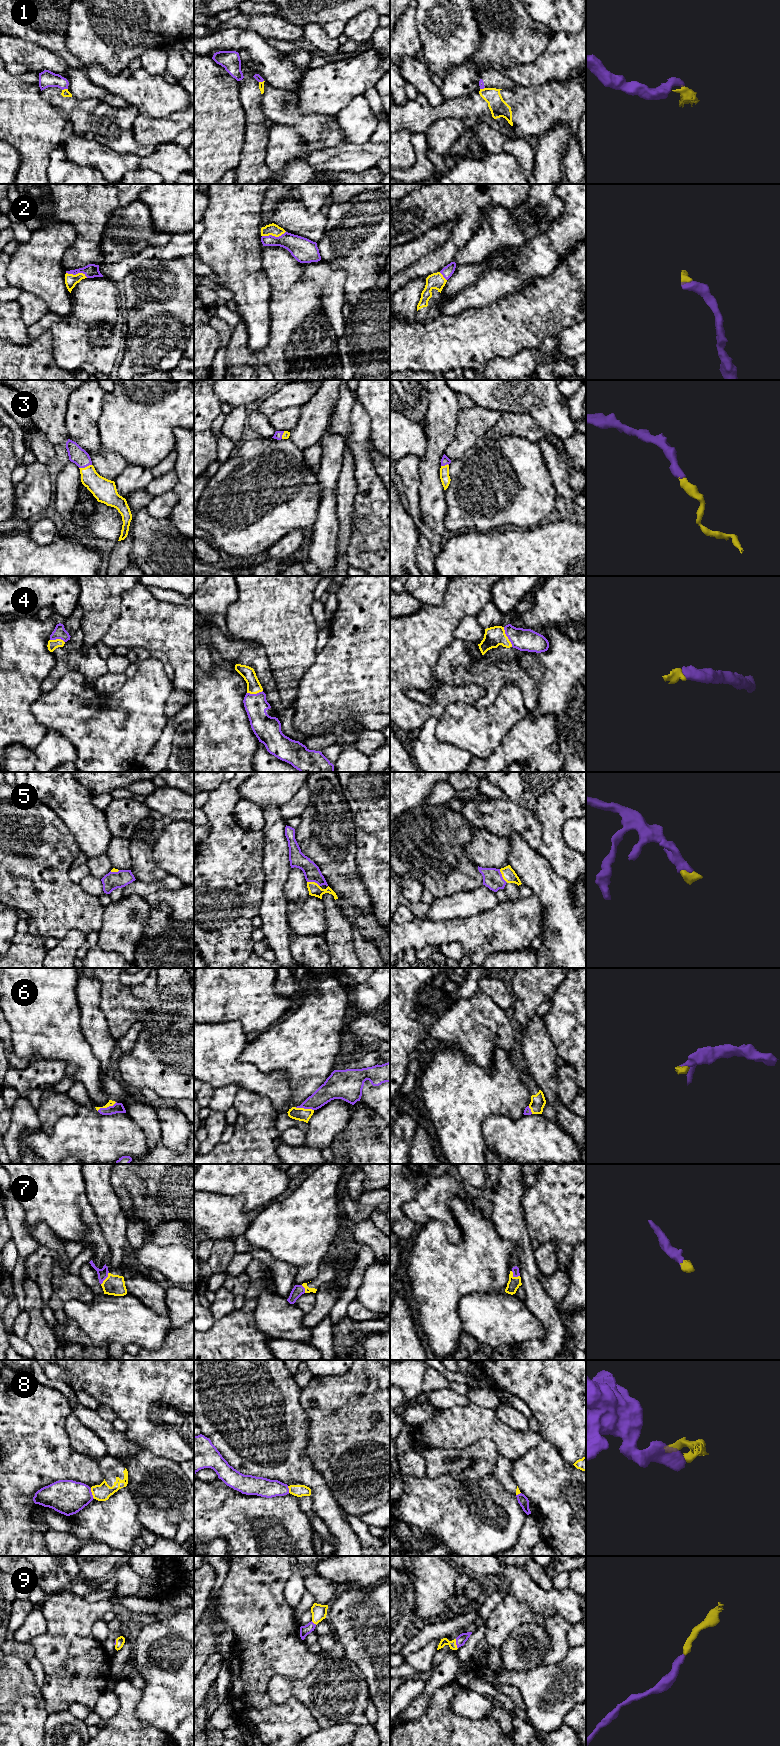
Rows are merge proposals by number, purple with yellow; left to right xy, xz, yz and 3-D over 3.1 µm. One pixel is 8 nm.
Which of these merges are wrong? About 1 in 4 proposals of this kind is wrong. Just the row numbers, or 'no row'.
1, 8

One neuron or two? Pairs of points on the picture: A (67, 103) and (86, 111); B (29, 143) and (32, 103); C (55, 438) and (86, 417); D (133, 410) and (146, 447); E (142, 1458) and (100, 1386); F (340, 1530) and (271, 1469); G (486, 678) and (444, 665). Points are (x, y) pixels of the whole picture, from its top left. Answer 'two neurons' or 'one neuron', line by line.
A: one neuron
B: one neuron
C: two neurons
D: one neuron
E: two neurons
F: one neuron
G: one neuron

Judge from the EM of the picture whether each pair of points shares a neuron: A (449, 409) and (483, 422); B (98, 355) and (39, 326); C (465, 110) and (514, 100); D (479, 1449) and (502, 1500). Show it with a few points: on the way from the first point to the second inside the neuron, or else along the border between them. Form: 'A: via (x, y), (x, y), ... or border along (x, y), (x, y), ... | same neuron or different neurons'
A: border along (460, 409), (457, 430), (454, 435) | different neurons
B: border along (61, 319), (49, 329) | different neurons
C: via (477, 98), (493, 96), (502, 100) | same neuron
D: border along (492, 1475), (468, 1481) | different neurons

